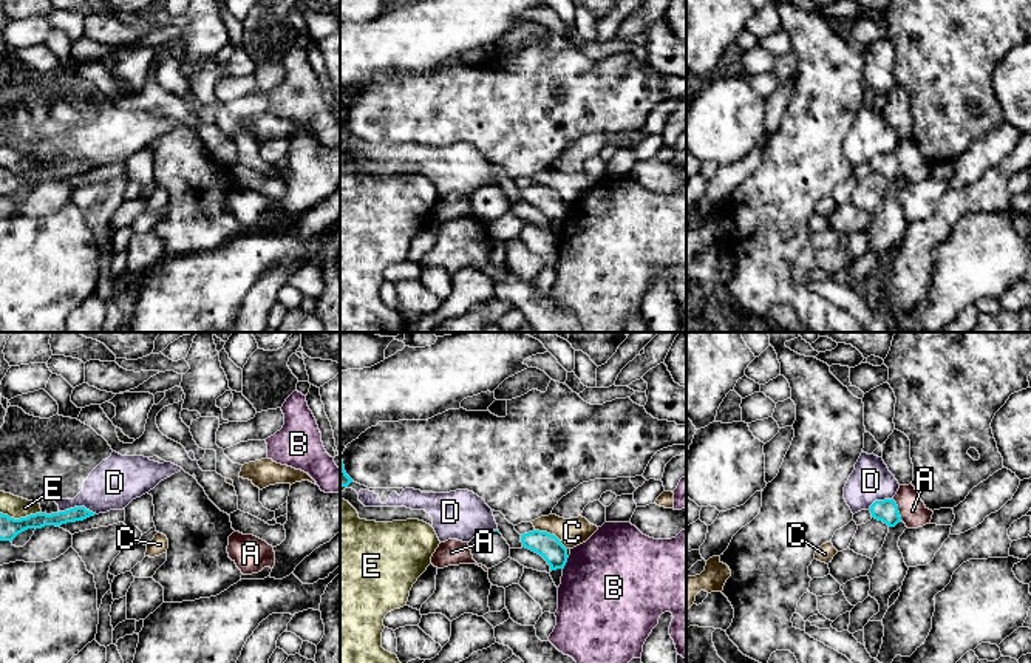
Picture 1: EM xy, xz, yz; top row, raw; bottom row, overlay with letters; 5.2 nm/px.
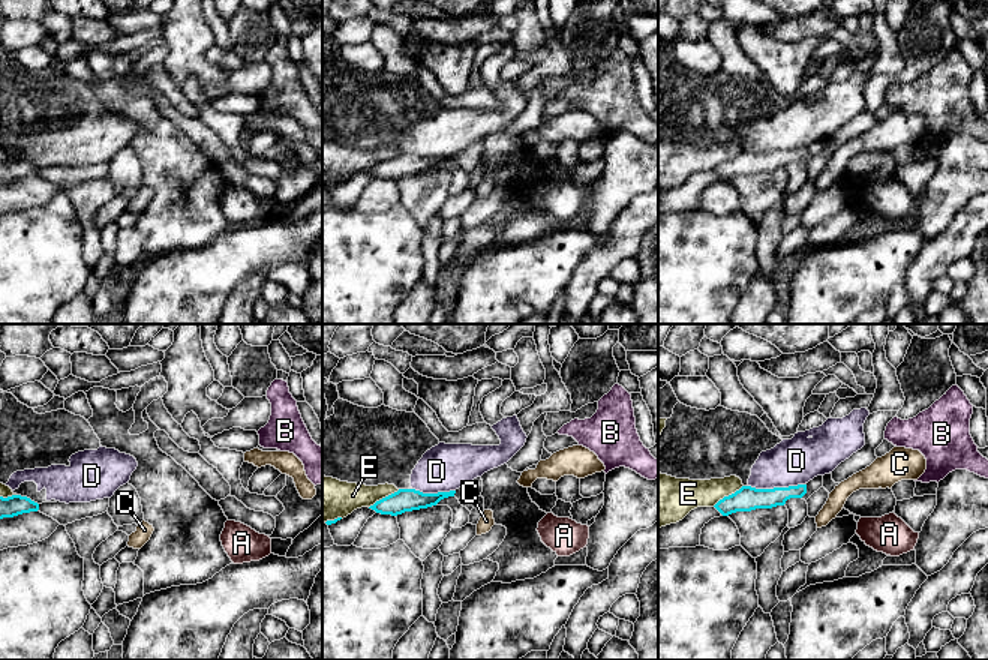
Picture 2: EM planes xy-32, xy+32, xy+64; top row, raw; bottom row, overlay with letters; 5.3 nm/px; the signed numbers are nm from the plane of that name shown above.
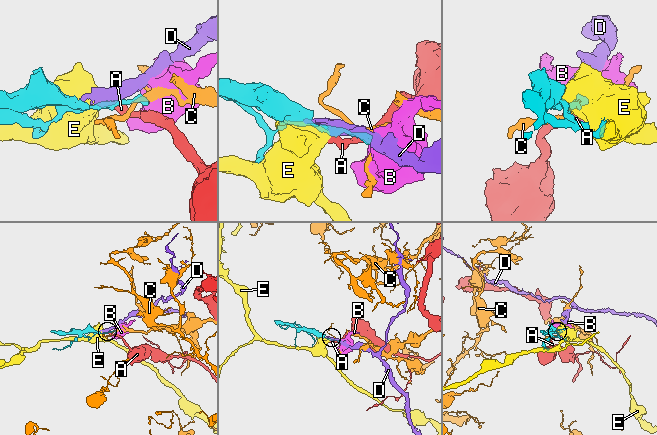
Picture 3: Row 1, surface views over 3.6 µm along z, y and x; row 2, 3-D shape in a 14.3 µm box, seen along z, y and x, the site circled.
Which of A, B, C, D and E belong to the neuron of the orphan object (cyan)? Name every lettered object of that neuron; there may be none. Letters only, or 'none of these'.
D

